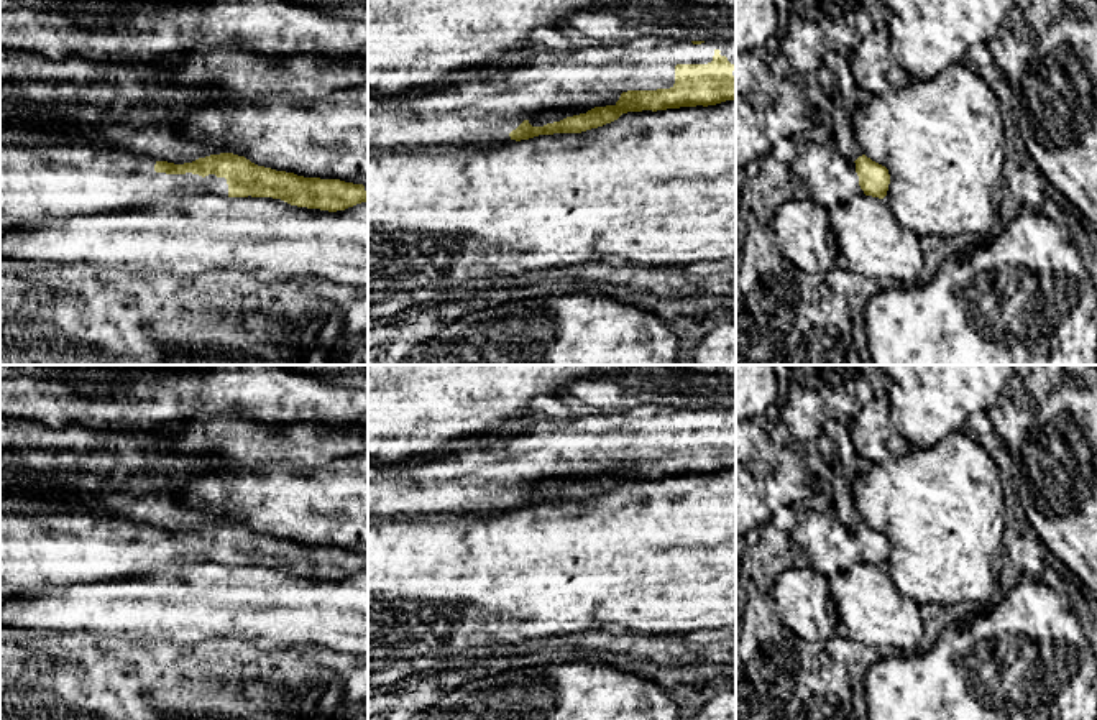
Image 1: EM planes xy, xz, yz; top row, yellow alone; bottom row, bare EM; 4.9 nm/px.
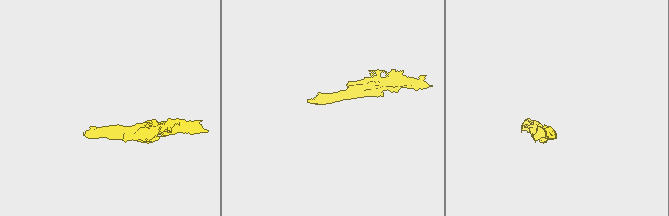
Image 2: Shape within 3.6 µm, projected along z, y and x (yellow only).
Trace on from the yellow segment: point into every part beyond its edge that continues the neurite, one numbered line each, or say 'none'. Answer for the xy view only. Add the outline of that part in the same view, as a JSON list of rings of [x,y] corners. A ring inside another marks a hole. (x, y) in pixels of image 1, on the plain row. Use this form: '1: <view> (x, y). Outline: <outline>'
1: xy (59, 546). Outline: [[[80,506],[0,515],[0,585],[8,584],[33,592],[94,580],[176,574],[192,564],[228,564],[225,546],[156,541],[158,529],[163,528]]]

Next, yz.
1: yz (831, 548). Outline: [[[815,495],[795,508],[795,524],[788,531],[801,552],[808,556],[810,567],[821,572],[829,582],[856,564],[864,564],[856,541],[856,531],[847,529],[833,506],[819,510],[829,496]]]

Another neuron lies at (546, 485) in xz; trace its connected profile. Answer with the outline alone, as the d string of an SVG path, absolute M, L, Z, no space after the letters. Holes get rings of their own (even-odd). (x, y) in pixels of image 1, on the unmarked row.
M557 477L557 478L545 478L545 480L540 480L540 482L535 482L529 492L532 495L544 495L547 492L553 492L553 490L560 490L567 485L573 485L573 483L580 483L580 482L585 482L581 480L580 477Z

